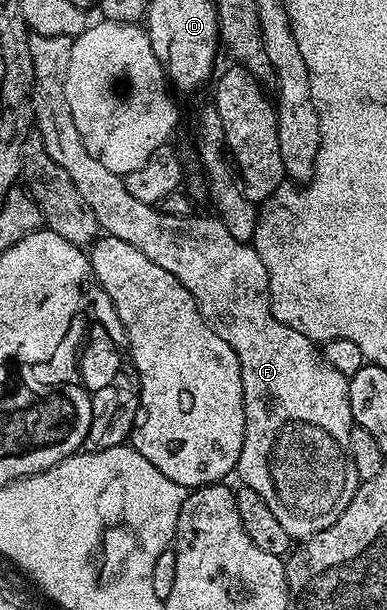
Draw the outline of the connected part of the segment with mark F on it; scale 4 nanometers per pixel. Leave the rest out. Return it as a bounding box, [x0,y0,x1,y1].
[31,36,361,539]

